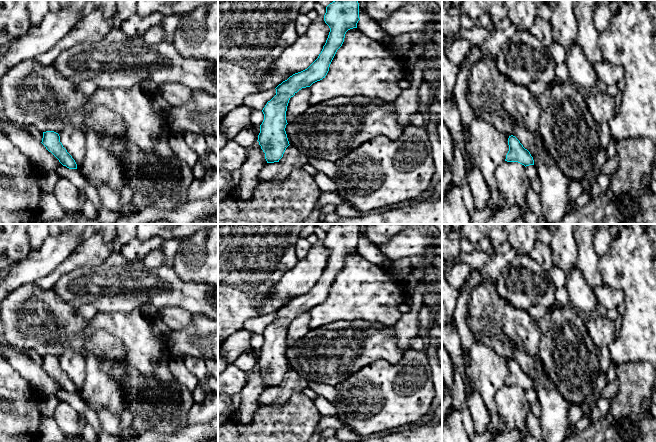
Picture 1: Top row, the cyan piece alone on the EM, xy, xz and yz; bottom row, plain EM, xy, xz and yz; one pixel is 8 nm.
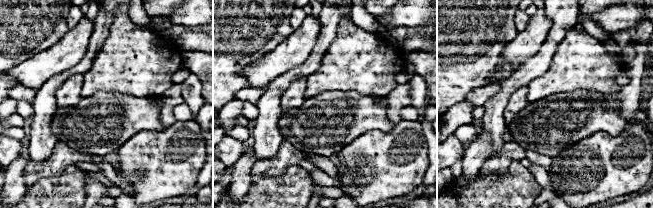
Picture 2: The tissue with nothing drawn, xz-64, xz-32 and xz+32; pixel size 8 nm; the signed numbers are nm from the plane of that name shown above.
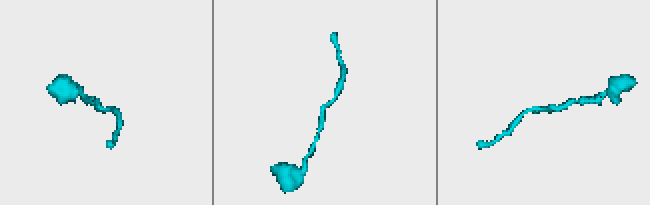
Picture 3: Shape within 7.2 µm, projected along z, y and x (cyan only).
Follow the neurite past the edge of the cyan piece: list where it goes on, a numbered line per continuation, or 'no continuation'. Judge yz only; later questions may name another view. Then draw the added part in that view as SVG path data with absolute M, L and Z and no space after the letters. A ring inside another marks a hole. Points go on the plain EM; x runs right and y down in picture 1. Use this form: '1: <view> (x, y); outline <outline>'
no continuation

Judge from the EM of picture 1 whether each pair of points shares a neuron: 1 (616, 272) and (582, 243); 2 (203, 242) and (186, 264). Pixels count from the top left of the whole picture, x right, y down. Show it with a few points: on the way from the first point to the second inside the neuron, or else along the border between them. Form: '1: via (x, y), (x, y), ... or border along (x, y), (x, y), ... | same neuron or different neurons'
1: border along (599, 257), (599, 269), (604, 280) | different neurons
2: via (203, 247), (191, 259) | same neuron

